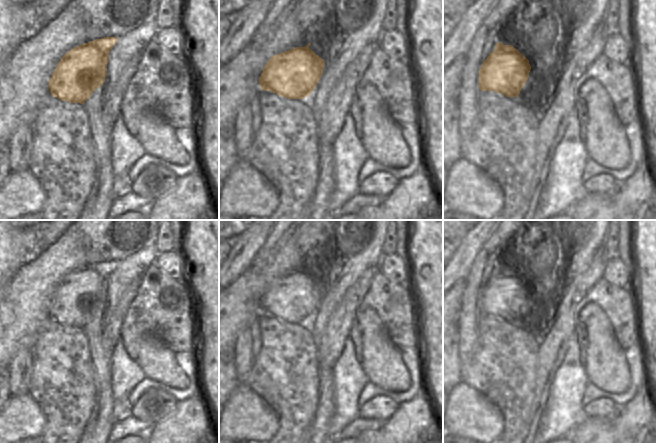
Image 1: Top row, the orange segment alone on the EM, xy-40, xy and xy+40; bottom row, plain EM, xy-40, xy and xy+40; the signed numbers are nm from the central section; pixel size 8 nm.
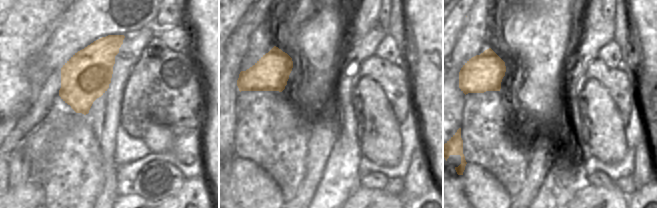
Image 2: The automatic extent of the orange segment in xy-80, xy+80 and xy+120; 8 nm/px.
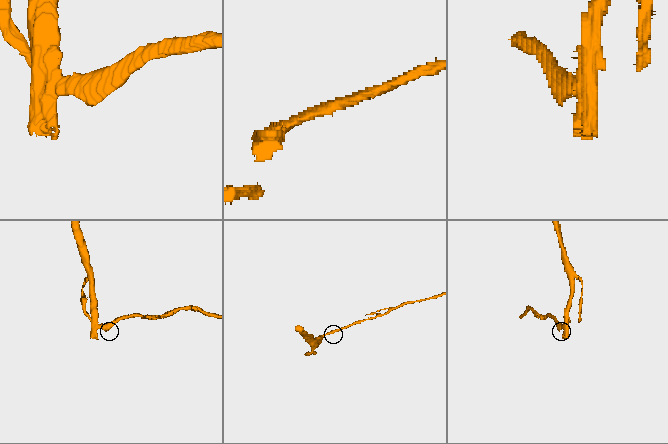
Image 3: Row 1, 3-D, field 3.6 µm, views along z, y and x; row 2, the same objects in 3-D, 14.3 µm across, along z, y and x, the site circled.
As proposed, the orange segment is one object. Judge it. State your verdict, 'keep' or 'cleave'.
cleave

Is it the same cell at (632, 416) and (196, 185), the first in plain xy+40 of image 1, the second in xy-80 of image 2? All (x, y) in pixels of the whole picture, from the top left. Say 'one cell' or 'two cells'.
one cell

